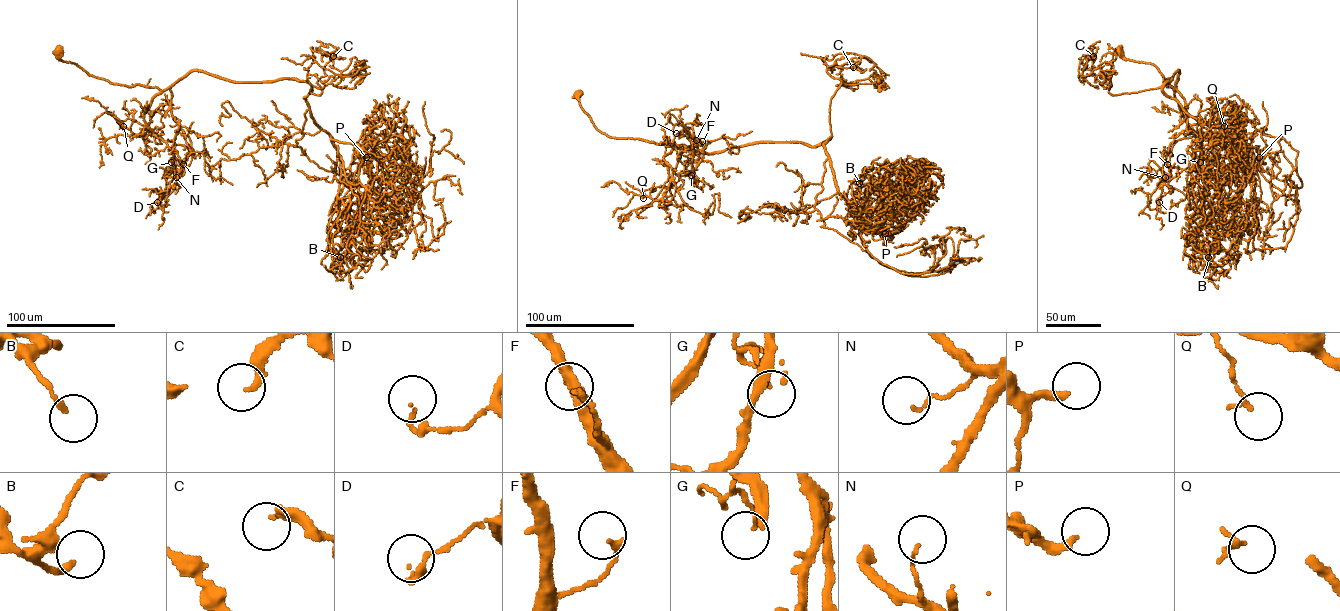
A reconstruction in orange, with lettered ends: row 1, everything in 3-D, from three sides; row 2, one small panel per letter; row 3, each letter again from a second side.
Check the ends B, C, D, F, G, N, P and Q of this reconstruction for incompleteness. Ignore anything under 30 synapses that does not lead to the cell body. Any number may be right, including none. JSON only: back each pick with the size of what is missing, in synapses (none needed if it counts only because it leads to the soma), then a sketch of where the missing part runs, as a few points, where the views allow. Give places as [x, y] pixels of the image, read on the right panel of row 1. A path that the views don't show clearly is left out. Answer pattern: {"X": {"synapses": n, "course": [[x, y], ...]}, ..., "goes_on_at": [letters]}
{"C": {"synapses": 35, "course": [[1093, 56], [1100, 59], [1091, 51], [1087, 63]]}, "goes_on_at": ["C"]}

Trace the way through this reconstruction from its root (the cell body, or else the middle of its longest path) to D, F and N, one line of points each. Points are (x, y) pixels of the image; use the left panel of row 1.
D: (58, 51), (61, 60), (95, 77), (161, 91), (144, 119), (178, 155), (182, 173), (174, 189), (157, 202)
F: (58, 51), (61, 60), (113, 83), (157, 87), (161, 91), (144, 114), (145, 124), (183, 164)
N: (58, 51), (61, 60), (95, 77), (161, 91), (144, 119), (178, 155), (182, 173), (176, 177)

